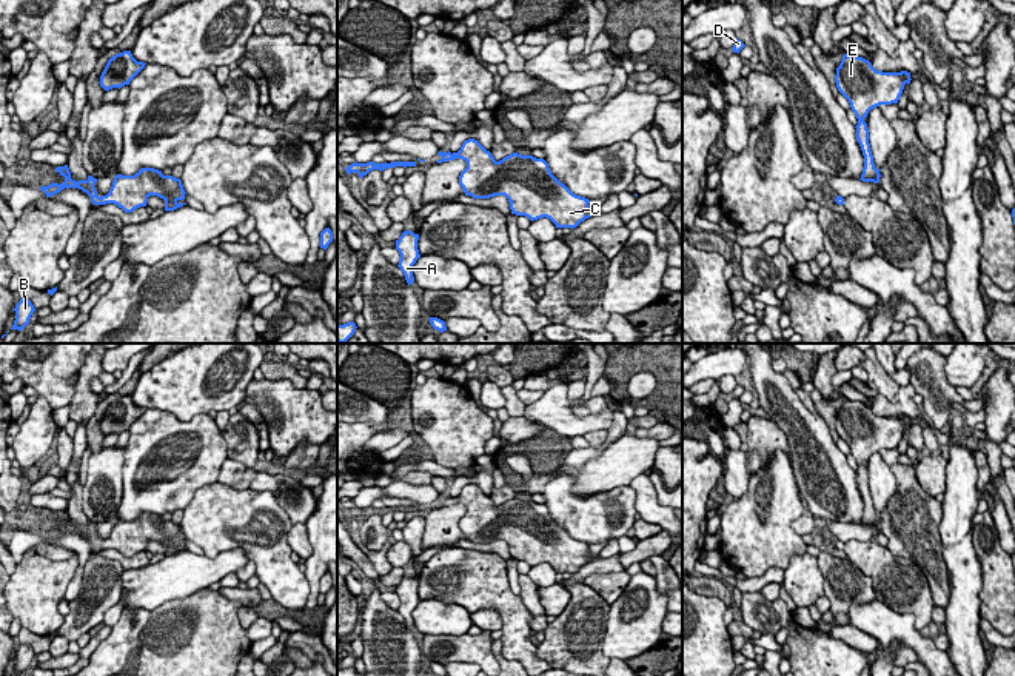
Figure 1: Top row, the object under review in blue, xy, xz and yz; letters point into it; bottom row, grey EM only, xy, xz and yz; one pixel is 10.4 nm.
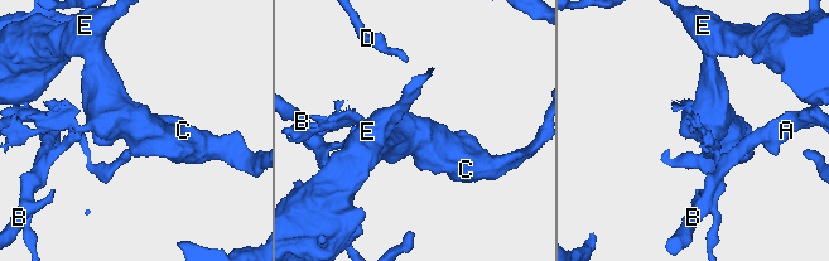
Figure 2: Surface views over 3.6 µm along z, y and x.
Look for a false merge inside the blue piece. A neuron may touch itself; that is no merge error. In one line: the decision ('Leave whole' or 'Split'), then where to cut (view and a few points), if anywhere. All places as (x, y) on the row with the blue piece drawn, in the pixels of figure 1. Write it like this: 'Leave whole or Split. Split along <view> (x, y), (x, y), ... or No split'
Split. Split along xy (103, 196), (107, 202)

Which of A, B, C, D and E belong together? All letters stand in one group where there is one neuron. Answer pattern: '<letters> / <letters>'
A B / C D E

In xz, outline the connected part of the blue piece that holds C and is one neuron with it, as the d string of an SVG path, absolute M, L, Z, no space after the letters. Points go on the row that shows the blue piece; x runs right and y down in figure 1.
M468 139L451 160L462 159L467 168L459 176L465 196L490 199L505 196L511 214L531 222L547 217L556 228L576 228L585 219L601 214L588 208L590 200L573 194L550 171L544 159L513 152L496 162L477 140Z

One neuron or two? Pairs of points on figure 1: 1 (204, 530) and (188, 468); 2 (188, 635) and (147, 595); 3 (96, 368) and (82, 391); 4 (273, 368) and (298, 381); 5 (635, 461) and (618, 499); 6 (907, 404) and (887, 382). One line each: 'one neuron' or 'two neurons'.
1: two neurons
2: two neurons
3: one neuron
4: one neuron
5: two neurons
6: two neurons

